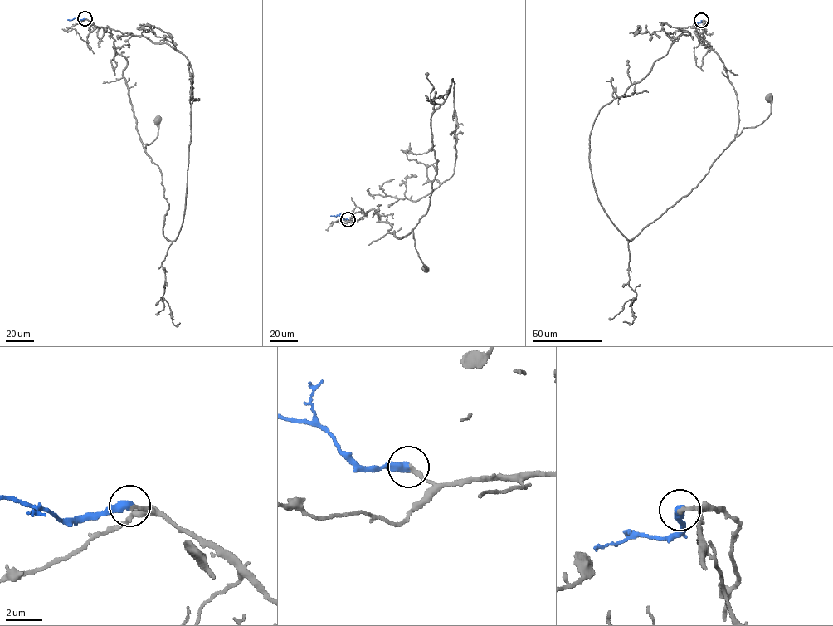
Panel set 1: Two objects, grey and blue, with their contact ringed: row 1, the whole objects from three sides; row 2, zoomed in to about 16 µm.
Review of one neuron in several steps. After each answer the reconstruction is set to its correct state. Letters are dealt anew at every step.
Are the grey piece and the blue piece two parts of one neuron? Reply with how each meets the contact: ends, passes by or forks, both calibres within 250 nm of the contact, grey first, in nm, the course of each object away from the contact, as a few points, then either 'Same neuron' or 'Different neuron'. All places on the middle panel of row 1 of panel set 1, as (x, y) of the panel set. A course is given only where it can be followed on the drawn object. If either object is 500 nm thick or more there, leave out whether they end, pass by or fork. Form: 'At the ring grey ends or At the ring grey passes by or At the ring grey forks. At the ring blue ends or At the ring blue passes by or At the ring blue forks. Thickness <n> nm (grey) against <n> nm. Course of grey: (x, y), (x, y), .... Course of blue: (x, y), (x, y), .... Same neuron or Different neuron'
Thickness 240 nm (grey) against 500 nm. Course of grey: (348, 219), (360, 219), (373, 208), (379, 220), (392, 225), (387, 232), (398, 238), (412, 229), (425, 270). Course of blue: (348, 219), (330, 216). Same neuron

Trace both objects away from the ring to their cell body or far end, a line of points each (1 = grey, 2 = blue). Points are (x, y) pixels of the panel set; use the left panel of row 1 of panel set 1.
1: (85, 18), (109, 32), (115, 51), (127, 60), (123, 75), (145, 151), (145, 144), (158, 135), (157, 119)
2: (85, 18), (67, 19)

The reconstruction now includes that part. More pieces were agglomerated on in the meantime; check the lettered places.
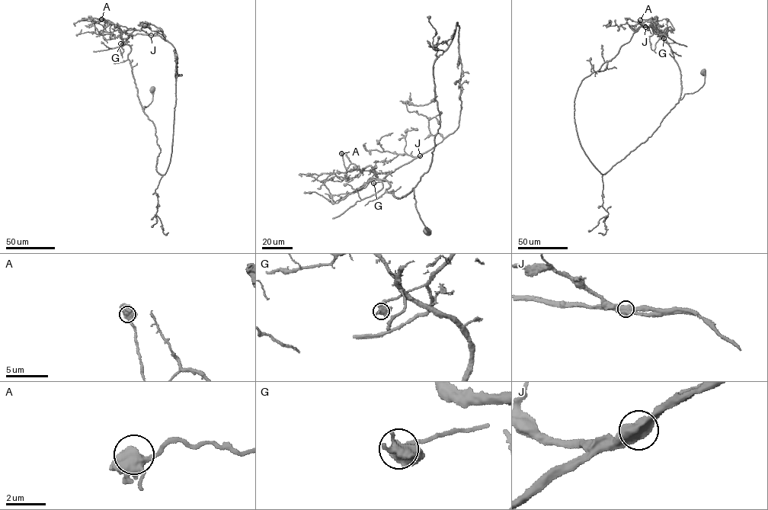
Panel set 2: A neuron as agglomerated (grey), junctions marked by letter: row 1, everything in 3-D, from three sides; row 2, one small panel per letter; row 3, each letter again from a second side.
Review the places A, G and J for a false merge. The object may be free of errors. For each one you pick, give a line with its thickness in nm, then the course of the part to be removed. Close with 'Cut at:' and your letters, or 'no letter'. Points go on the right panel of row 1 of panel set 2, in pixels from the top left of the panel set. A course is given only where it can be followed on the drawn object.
J: Thickness 650 nm. Course of the part to remove: (645, 27), (656, 29), (655, 27), (664, 31), (674, 30), (665, 18), (654, 22), (653, 26), (655, 29)
Cut at: J

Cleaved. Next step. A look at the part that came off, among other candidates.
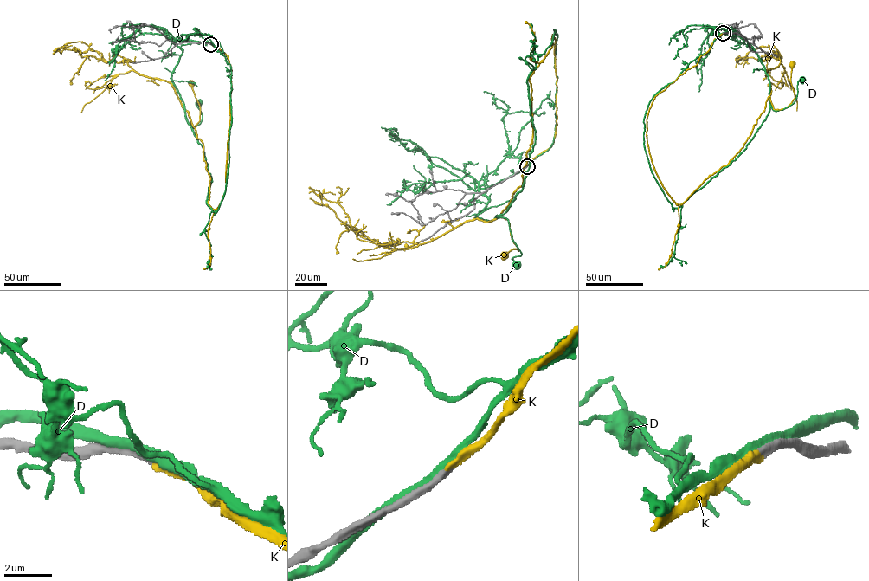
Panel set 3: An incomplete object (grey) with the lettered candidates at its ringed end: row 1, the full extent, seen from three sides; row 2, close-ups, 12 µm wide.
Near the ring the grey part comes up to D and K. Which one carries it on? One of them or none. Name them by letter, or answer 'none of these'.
K

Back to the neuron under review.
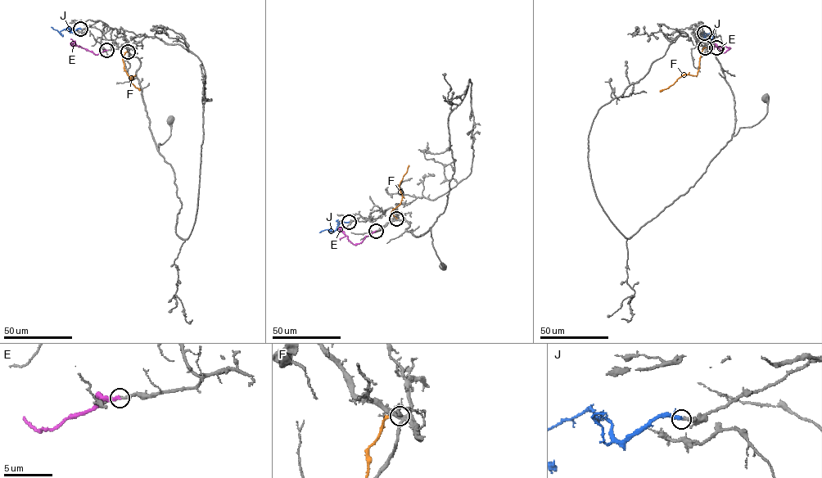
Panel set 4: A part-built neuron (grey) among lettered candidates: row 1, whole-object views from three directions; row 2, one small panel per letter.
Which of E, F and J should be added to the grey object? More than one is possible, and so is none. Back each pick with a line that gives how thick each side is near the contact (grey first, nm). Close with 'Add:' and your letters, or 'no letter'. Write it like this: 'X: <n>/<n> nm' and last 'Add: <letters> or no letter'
E: 190/240 nm
Add: E

